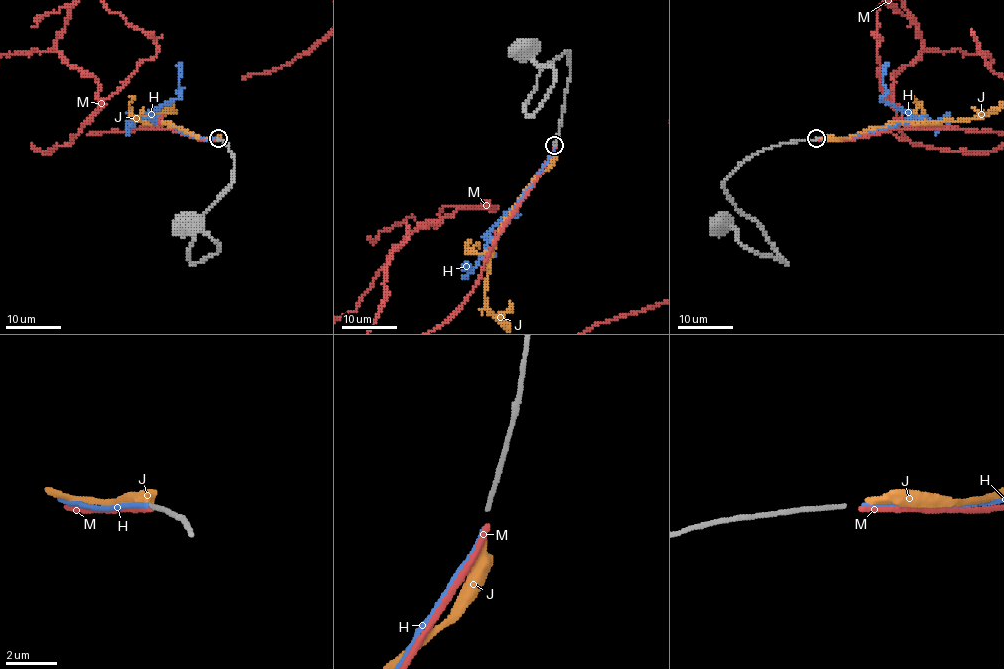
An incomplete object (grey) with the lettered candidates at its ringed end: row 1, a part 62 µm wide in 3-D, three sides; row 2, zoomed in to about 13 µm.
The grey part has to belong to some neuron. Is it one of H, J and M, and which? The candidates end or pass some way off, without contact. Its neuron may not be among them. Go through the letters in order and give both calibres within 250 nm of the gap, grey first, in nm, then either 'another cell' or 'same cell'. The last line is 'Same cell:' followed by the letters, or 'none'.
H: 160 nm thick on the grey side, 200 nm on the other; same cell
J: 160 nm thick on the grey side, 280 nm on the other; another cell
M: 160 nm thick on the grey side, 200 nm on the other; another cell
Same cell: H

